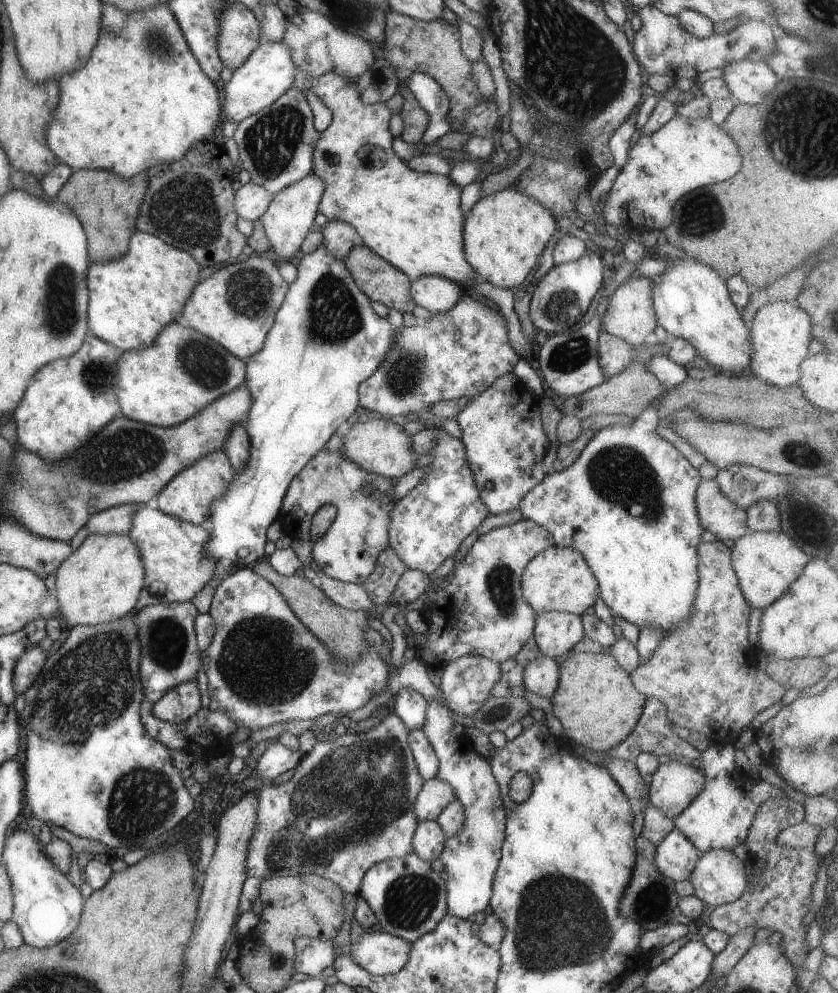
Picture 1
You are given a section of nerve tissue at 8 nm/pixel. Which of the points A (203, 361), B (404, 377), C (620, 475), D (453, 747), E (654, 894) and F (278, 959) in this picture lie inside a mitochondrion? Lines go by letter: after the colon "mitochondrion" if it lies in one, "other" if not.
A: mitochondrion
B: mitochondrion
C: mitochondrion
D: other
E: mitochondrion
F: mitochondrion

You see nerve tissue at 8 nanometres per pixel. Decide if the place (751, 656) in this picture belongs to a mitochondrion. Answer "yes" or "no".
no

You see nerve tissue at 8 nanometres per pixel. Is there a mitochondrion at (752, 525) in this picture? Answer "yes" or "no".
no

